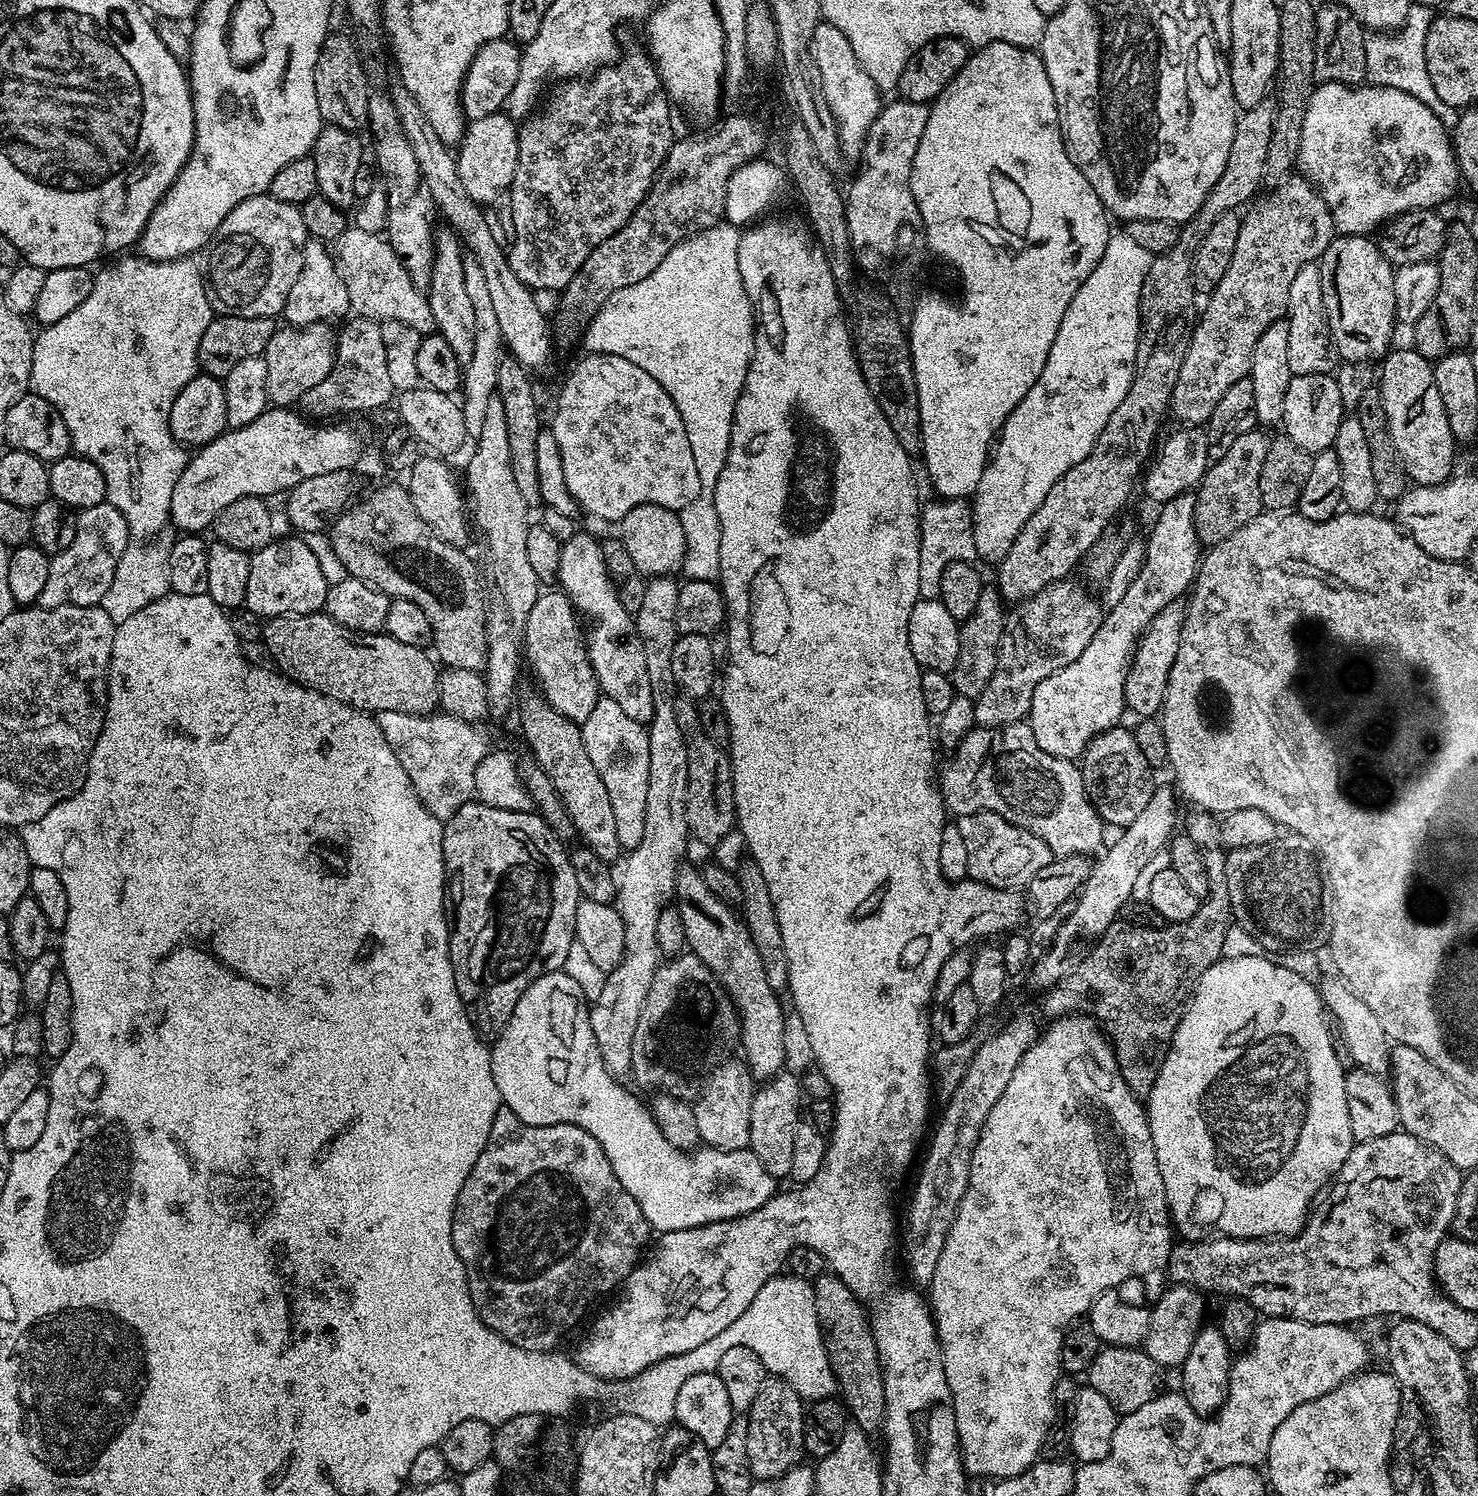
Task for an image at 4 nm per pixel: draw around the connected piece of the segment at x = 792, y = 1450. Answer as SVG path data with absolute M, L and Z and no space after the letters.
M765 1378L754 1406L746 1414L748 1433L746 1434L746 1454L750 1458L750 1470L756 1480L777 1480L785 1476L791 1468L801 1463L804 1450L805 1401L783 1378Z

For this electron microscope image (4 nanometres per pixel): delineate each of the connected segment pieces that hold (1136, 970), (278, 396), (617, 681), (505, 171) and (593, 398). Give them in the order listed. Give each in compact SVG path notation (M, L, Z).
M1192 810L1183 831L1204 852L1208 871L1210 894L1201 899L1200 909L1194 914L1194 918L1162 928L1143 928L1127 922L1114 923L1085 951L1069 976L1064 977L1047 993L1048 1008L1056 1012L1052 1014L1083 1014L1092 1017L1103 1027L1104 1035L1111 1040L1112 1048L1116 1051L1120 1072L1132 1091L1141 1098L1147 1097L1154 1086L1160 1064L1164 1060L1164 1055L1168 1053L1168 1045L1172 1043L1174 1030L1197 982L1202 978L1202 974L1206 974L1206 970L1210 970L1210 966L1217 964L1225 955L1224 943L1227 940L1227 930L1234 924L1224 869L1226 852L1221 843L1221 821L1213 813Z
M327 323L308 324L304 328L280 326L264 351L266 388L269 401L276 406L295 405L308 390L317 386L335 366L337 337Z
M584 530L563 541L558 584L577 609L592 619L592 633L589 636L587 633L586 647L601 693L618 702L634 722L646 726L654 718L654 697L650 677L646 674L646 654L642 654L642 642L636 633L633 617L616 597L616 586L608 576L600 546L601 541L587 536Z
M503 111L486 114L486 118L478 118L465 127L464 138L455 153L456 169L466 194L470 194L474 203L488 206L491 200L499 196L501 199L507 193L516 173L519 153L520 133L517 121Z
M601 352L584 354L584 357L573 366L572 373L565 378L564 385L560 388L560 397L556 400L556 413L552 416L550 431L554 434L554 439L558 441L558 450L562 450L562 470L566 474L566 486L570 486L570 494L583 511L585 508L590 515L597 516L600 520L618 522L623 516L630 514L634 506L643 504L657 504L666 506L672 512L679 512L681 508L690 506L694 498L698 498L700 493L698 466L694 466L694 450L690 446L690 438L686 438L686 426L682 422L682 414L678 406L674 406L670 394L666 394L663 386L654 378L650 378L650 374L642 370L642 366L634 366L634 362L626 358Z

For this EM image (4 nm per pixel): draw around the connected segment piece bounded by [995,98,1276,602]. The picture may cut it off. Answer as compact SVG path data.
M1272 98L1258 102L1258 106L1253 108L1243 109L1237 115L1234 142L1230 142L1230 158L1226 162L1226 170L1222 170L1222 178L1218 178L1191 220L1181 227L1178 242L1174 242L1168 252L1153 255L1150 270L1146 270L1146 282L1142 282L1140 337L1136 373L1130 390L1126 398L1118 402L1118 410L1110 414L1090 454L1050 486L1050 494L1046 494L1046 498L1042 498L1042 506L1030 514L1018 538L1014 538L1010 554L1000 561L1000 573L995 583L1005 601L1028 600L1046 586L1071 577L1072 567L1083 561L1090 546L1094 546L1106 526L1113 524L1121 515L1119 512L1123 510L1124 503L1131 498L1132 487L1135 484L1137 487L1153 455L1156 431L1164 420L1164 412L1166 416L1169 411L1174 382L1178 382L1178 370L1182 370L1182 362L1196 328L1198 289L1192 281L1194 254L1218 218L1239 209L1239 204L1247 205L1261 191L1264 172L1269 171L1270 134L1274 134L1275 117L1276 102Z

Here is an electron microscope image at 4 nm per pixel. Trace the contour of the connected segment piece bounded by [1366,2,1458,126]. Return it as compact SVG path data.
M1422 2L1409 7L1408 17L1401 28L1392 31L1377 31L1366 39L1367 79L1378 86L1397 88L1414 98L1418 98L1430 110L1434 110L1437 118L1446 126L1456 123L1457 109L1452 108L1442 98L1438 98L1434 85L1430 83L1430 74L1426 70L1426 34L1434 19L1433 9Z

